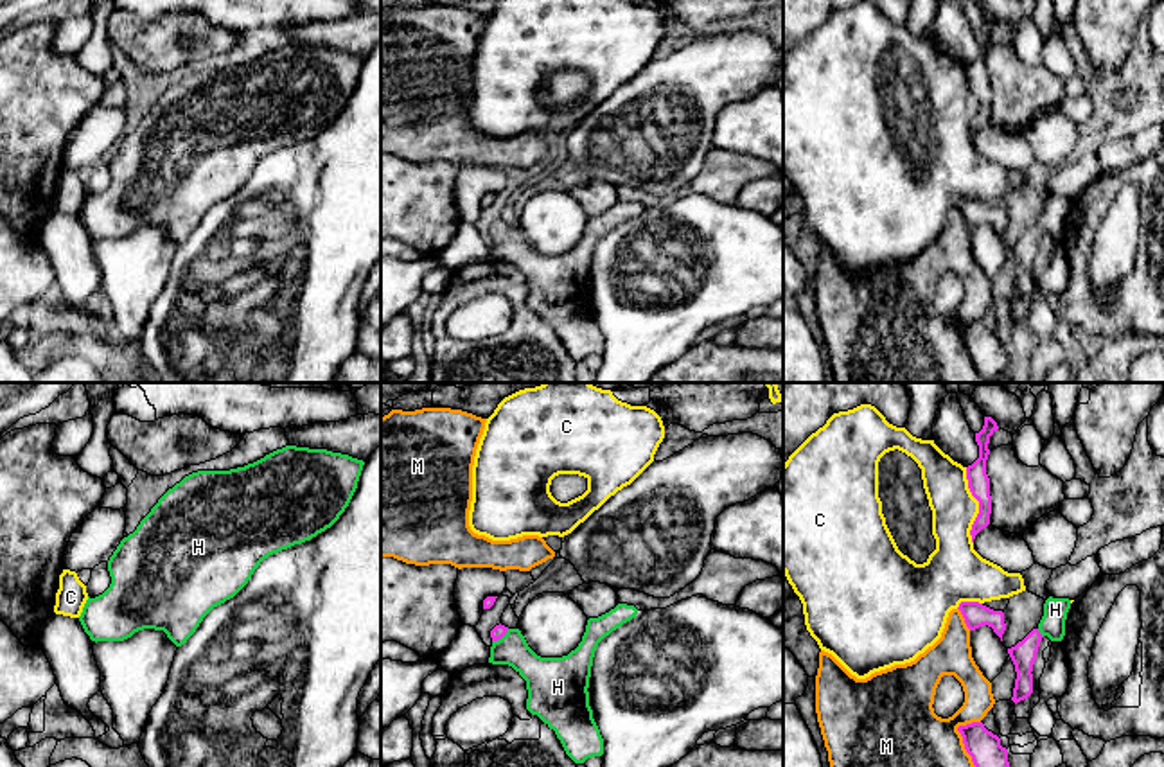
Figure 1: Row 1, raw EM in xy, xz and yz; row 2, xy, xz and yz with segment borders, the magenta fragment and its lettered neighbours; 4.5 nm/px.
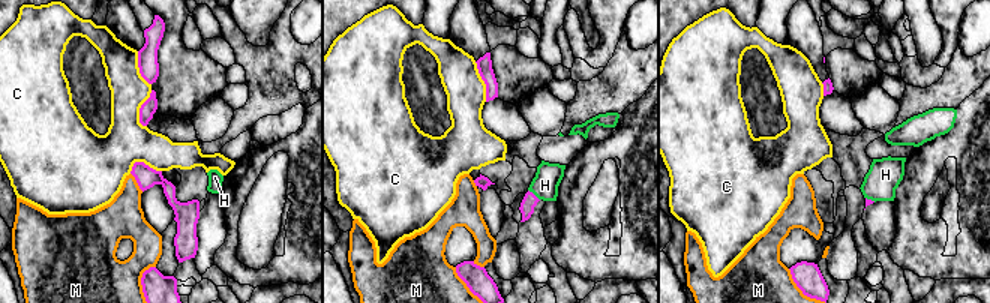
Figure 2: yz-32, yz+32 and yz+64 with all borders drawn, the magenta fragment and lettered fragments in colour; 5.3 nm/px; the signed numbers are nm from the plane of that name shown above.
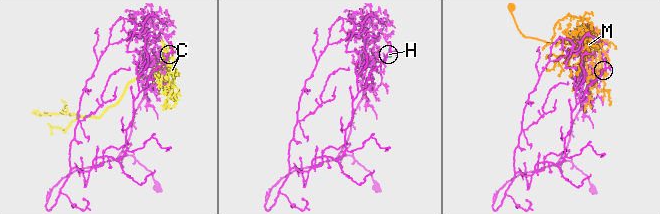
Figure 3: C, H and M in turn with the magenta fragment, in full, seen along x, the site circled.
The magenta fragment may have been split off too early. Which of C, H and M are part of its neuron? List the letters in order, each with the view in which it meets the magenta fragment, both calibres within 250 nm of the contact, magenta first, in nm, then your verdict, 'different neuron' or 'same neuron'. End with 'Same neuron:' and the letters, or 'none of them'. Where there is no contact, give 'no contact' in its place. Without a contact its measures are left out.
C: meets magenta in yz; 100 nm thick on the magenta side, 200 nm on the other; different neuron
H: meets magenta in xz; 60 nm thick on the magenta side, 160 nm on the other; same neuron
M: meets magenta in yz; 150 nm thick on the magenta side, 300 nm on the other; different neuron
Same neuron: H

